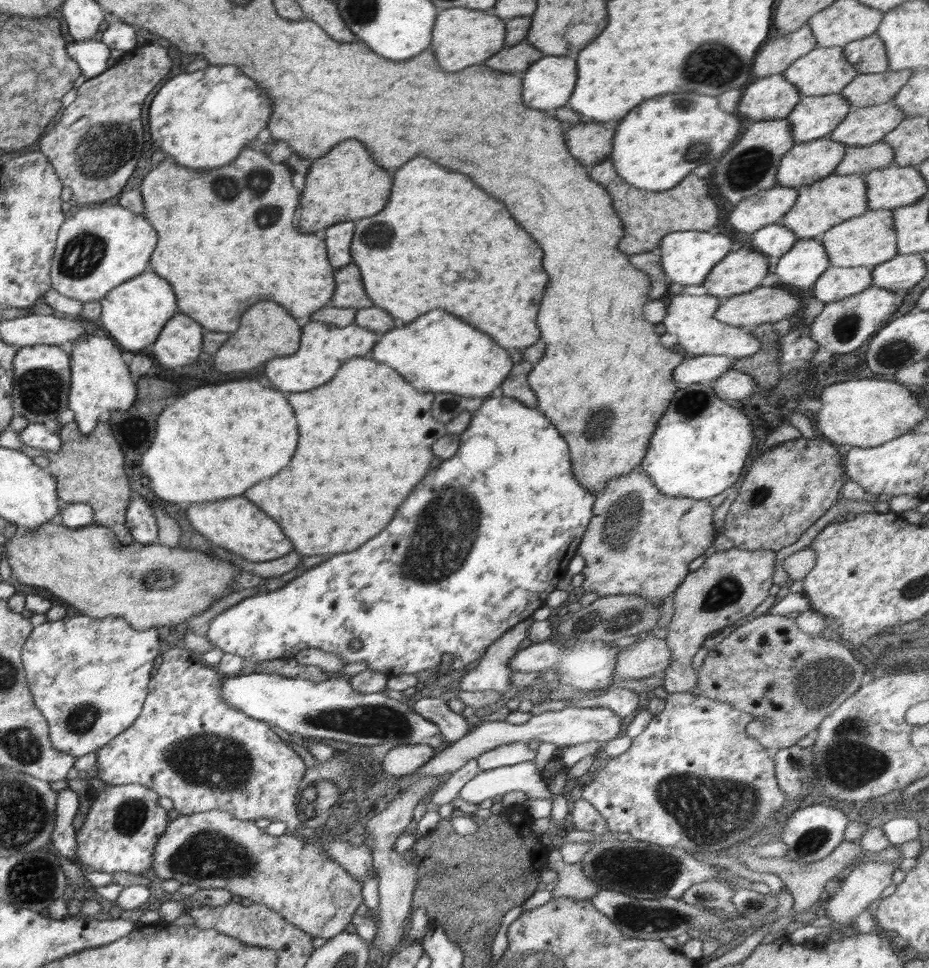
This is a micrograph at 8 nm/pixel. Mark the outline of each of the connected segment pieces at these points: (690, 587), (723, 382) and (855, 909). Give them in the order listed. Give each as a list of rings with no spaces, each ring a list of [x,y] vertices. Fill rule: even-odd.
[[[732,547],[713,553],[695,571],[689,571],[673,592],[674,615],[667,628],[665,641],[671,652],[671,663],[664,669],[662,688],[668,694],[686,692],[697,685],[697,673],[693,669],[693,656],[712,633],[731,626],[737,619],[750,614],[768,598],[773,585],[772,573],[776,564],[776,551],[758,549],[745,551]]]
[[[732,368],[712,384],[716,396],[729,403],[740,401],[756,392],[754,379],[750,375]]]
[[[876,860],[858,864],[844,879],[836,896],[828,899],[826,916],[834,920],[835,927],[832,930],[843,928],[860,913],[873,909],[880,900],[881,892],[892,884],[896,870],[893,863],[880,864]]]

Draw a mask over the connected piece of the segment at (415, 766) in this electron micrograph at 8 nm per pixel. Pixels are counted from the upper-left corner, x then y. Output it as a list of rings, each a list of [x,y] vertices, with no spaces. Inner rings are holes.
[[[427,742],[392,747],[382,760],[382,768],[390,776],[403,777],[420,769],[435,754],[434,748]]]

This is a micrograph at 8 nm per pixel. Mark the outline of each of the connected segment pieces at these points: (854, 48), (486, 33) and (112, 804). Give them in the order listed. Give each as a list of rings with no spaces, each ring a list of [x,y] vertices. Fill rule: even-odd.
[[[876,33],[849,42],[843,48],[843,55],[859,74],[884,72],[888,66],[885,44]]]
[[[448,8],[438,14],[434,30],[432,30],[432,44],[430,50],[434,52],[440,68],[446,72],[458,72],[462,68],[468,68],[472,64],[484,62],[492,54],[504,48],[504,22],[496,16],[490,16],[480,10],[468,10],[468,8]]]
[[[139,784],[108,785],[102,791],[92,792],[91,798],[90,810],[87,812],[84,824],[76,832],[76,854],[74,854],[76,858],[73,863],[86,865],[98,872],[127,872],[142,875],[152,867],[156,844],[171,823],[167,810],[158,804],[159,793]]]

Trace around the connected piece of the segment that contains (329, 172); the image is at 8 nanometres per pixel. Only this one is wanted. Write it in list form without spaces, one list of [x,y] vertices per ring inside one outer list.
[[[344,140],[328,154],[314,160],[305,178],[298,226],[306,234],[344,221],[357,221],[380,212],[390,198],[392,176],[372,162],[368,150],[358,140]]]

